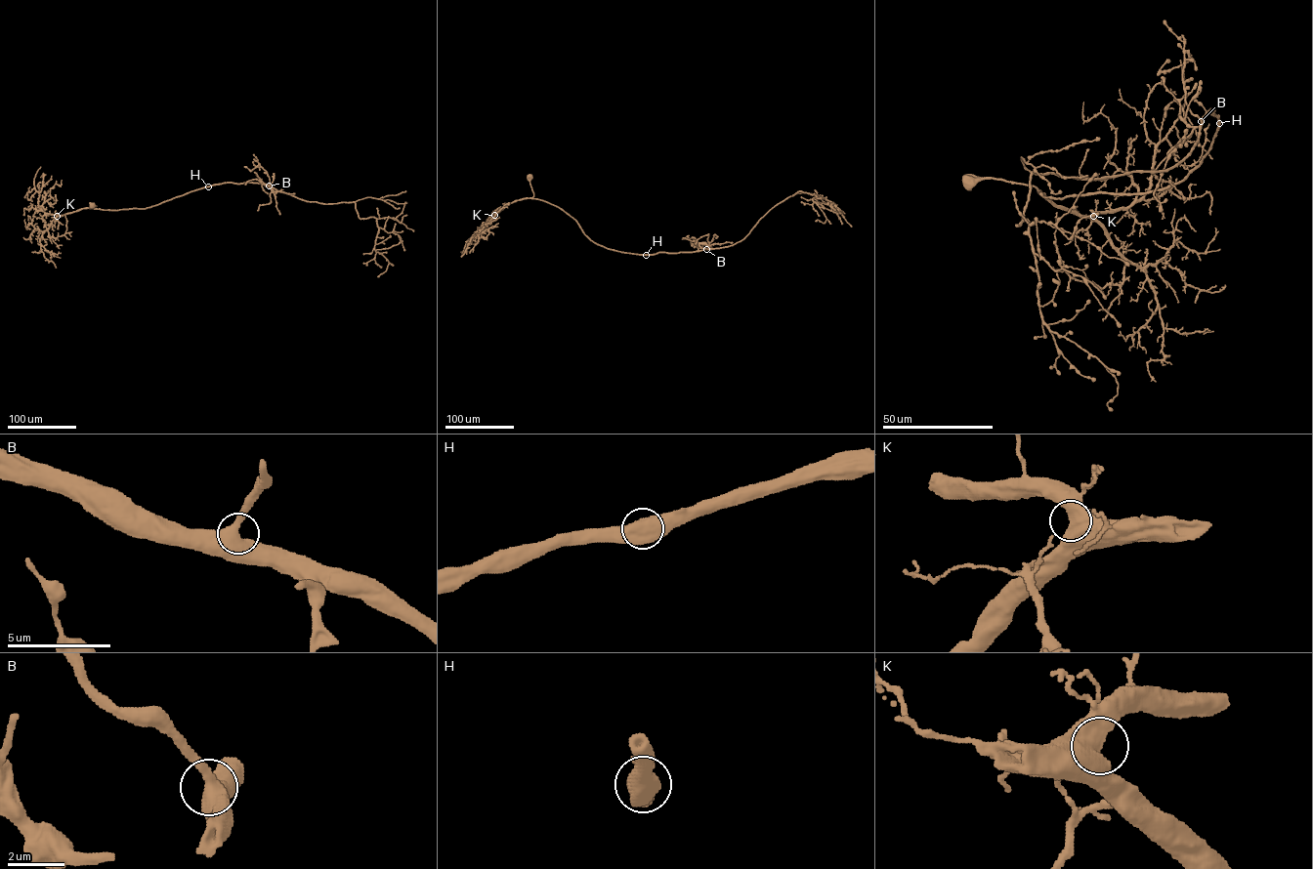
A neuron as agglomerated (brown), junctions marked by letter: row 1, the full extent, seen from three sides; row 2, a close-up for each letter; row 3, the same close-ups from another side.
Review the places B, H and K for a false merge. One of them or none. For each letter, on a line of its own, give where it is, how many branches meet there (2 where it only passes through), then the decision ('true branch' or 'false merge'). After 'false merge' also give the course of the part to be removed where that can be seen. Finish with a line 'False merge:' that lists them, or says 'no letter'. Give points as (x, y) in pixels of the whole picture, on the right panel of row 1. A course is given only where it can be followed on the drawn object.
B: at (1201, 121); 2 branches meet; true branch
H: at (1219, 123); 2 branches meet; true branch
K: at (1093, 216); 2 branches meet; true branch
False merge: no letter

